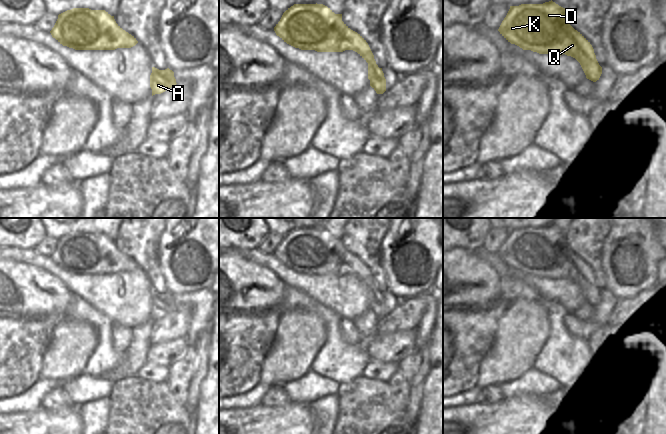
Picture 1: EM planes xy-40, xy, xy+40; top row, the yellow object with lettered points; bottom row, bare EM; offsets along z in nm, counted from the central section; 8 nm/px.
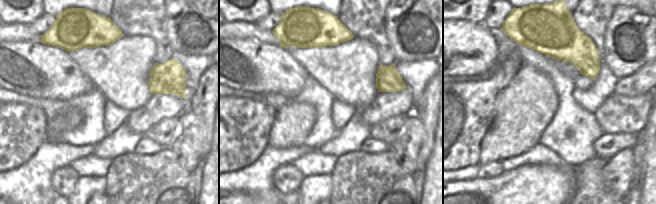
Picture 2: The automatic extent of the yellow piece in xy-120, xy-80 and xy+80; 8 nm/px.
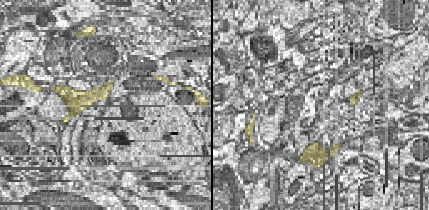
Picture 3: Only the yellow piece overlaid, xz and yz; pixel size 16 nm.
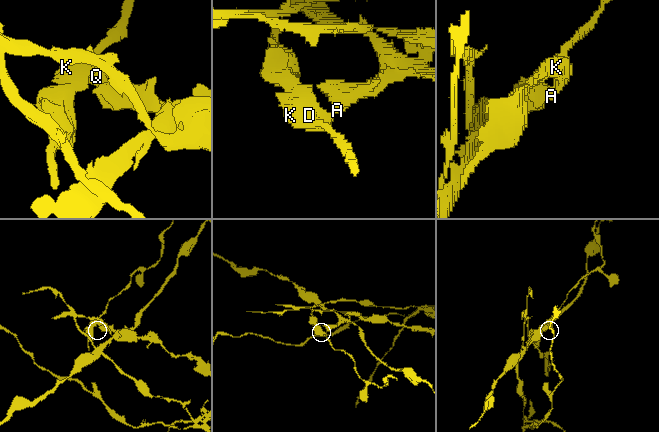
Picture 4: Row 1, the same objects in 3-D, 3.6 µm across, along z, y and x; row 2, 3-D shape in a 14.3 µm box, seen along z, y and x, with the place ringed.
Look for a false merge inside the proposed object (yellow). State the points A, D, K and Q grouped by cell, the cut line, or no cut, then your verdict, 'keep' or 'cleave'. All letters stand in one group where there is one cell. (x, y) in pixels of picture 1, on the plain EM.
A / D K Q; cut in xy along (375, 287), (375, 298), (370, 306); cleave

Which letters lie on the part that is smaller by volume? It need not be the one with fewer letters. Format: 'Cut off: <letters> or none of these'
Cut off: D, K, Q

